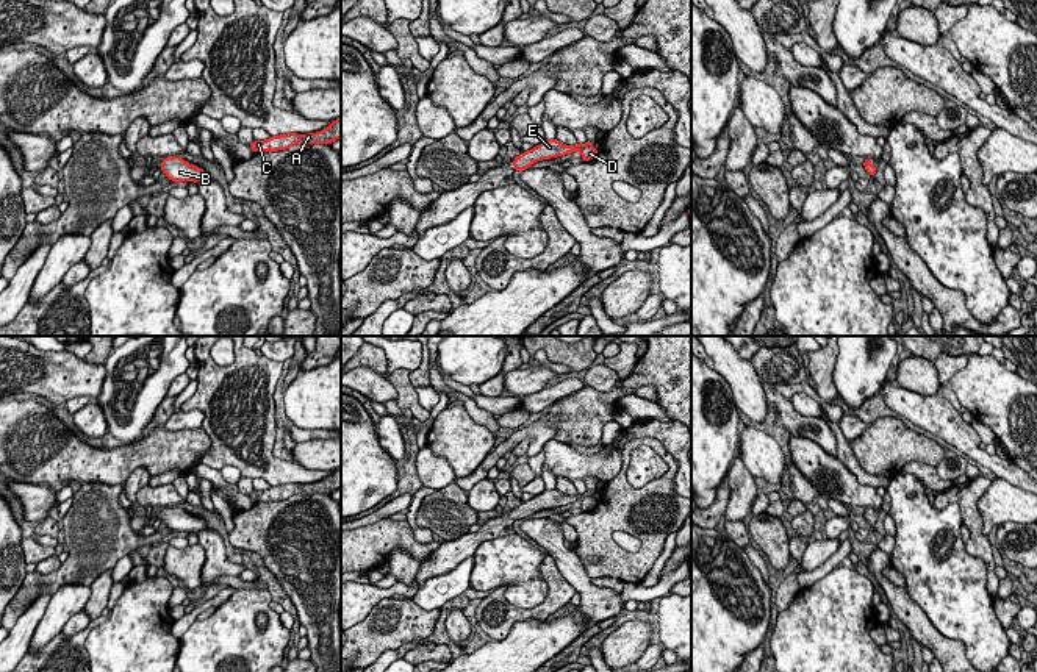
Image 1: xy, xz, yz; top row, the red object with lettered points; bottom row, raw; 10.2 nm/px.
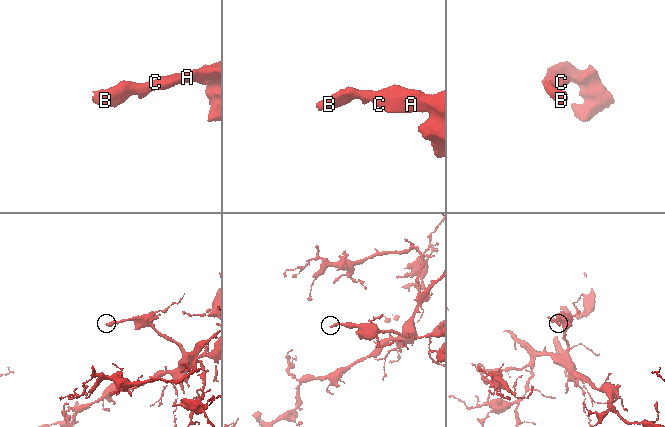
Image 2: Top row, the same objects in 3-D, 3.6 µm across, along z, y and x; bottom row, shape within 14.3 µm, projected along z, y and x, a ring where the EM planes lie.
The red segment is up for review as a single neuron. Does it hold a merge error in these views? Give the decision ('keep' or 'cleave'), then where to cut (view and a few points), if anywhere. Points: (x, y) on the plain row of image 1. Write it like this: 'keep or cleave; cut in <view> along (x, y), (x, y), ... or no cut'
keep; no cut

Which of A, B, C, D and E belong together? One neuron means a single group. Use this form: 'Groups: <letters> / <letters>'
Groups: A B C D E

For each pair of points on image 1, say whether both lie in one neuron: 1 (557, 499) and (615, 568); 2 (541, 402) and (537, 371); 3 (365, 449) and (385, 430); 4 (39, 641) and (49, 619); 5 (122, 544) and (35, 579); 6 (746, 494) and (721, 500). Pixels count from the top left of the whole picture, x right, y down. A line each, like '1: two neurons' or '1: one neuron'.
1: two neurons
2: two neurons
3: two neurons
4: one neuron
5: one neuron
6: two neurons

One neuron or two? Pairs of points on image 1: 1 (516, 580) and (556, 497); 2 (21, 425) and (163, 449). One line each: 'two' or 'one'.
1: two
2: one

